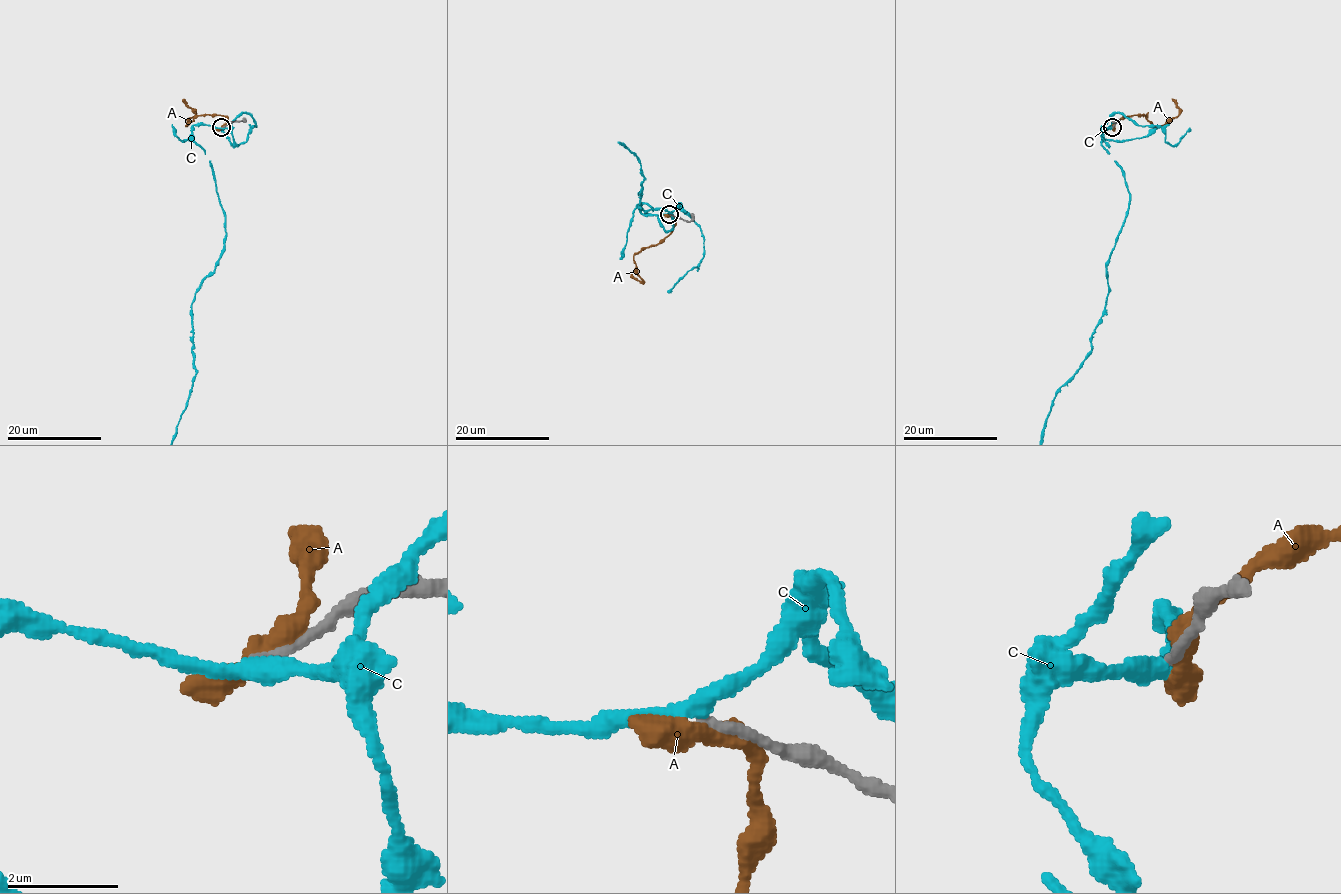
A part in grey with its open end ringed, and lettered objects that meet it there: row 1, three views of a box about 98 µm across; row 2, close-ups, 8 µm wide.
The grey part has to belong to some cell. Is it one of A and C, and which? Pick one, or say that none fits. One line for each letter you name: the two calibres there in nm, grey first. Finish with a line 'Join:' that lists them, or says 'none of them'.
Join: none of them

